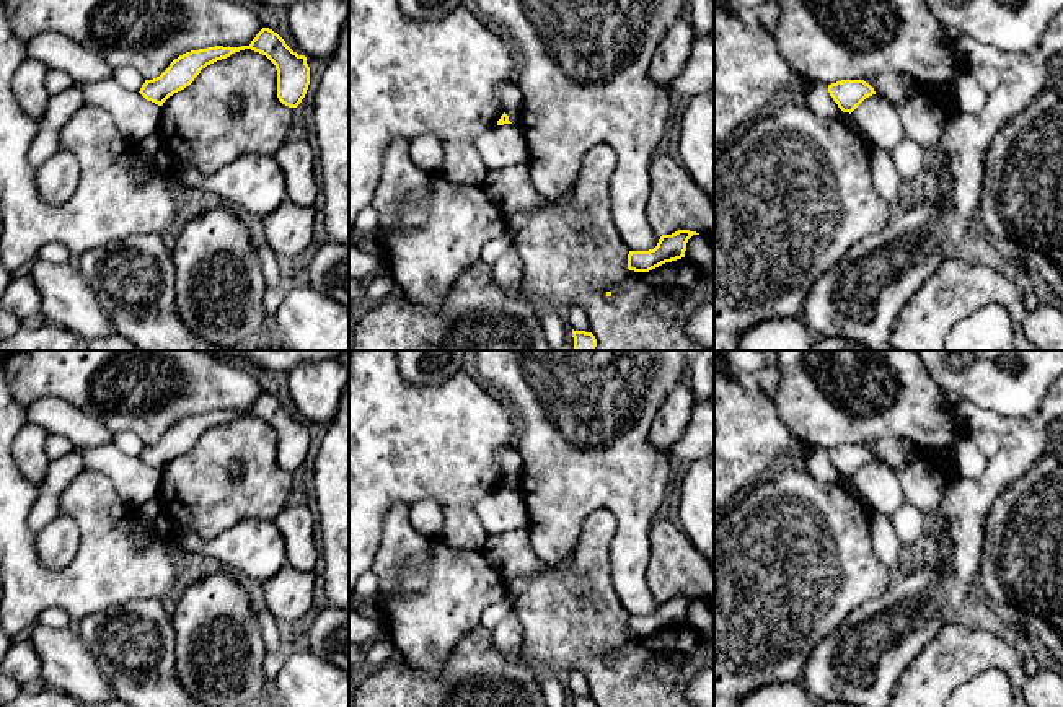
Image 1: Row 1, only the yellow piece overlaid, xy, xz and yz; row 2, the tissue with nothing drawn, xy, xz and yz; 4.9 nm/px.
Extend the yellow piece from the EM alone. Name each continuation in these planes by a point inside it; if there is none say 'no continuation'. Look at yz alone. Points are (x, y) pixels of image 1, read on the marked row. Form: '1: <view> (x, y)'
no continuation

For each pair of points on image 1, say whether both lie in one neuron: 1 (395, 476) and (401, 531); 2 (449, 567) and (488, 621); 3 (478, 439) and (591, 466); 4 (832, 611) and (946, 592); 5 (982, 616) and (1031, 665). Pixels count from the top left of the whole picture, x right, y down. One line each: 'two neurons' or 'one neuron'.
1: two neurons
2: two neurons
3: two neurons
4: two neurons
5: one neuron

